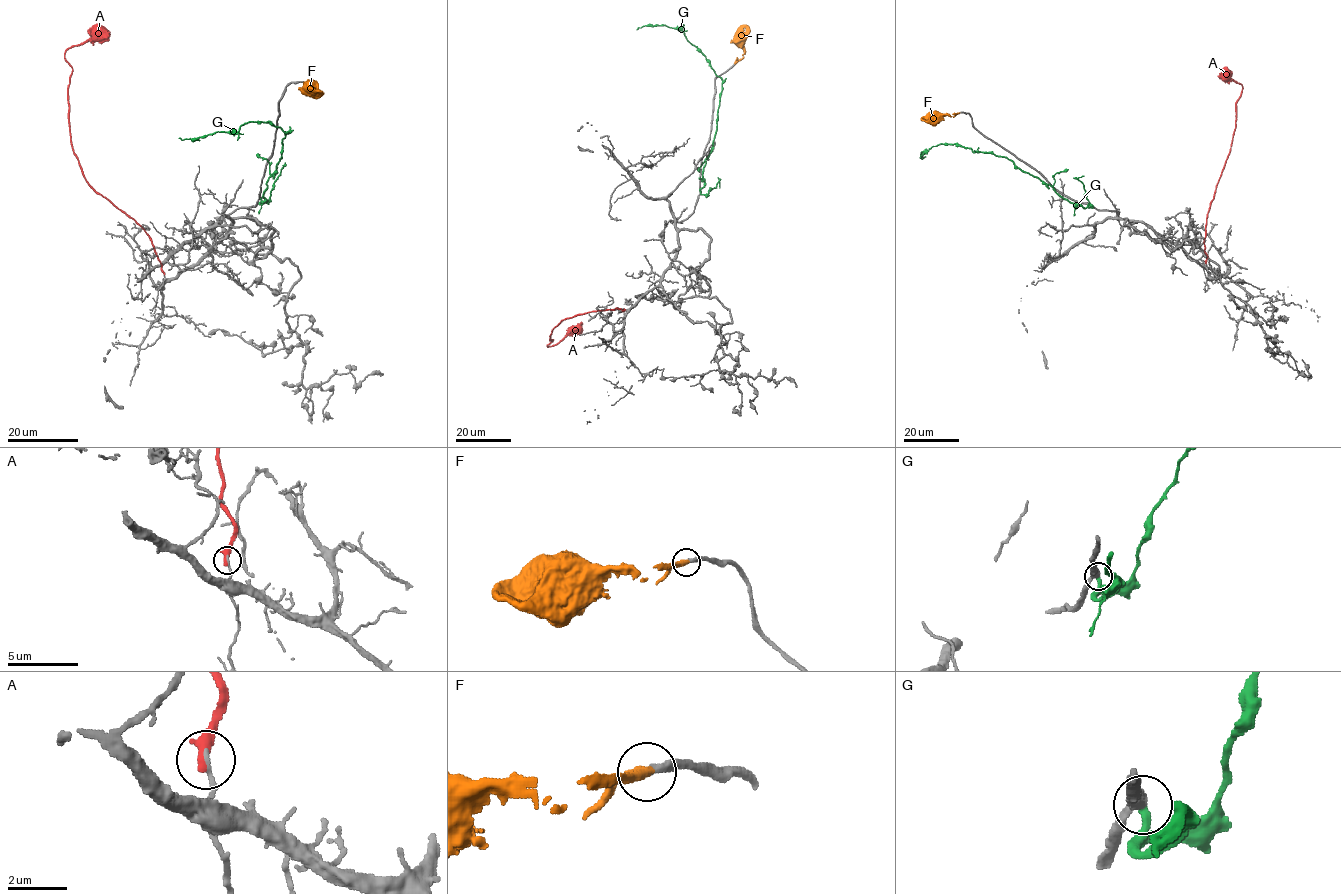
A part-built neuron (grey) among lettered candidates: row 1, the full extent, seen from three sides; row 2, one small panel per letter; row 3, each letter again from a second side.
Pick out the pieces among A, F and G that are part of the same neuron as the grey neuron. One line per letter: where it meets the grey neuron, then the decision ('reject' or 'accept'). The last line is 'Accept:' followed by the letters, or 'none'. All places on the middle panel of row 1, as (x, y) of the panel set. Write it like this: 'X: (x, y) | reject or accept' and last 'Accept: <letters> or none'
A: (625, 310) | reject
F: (735, 63) | accept
G: (700, 192) | reject
Accept: F

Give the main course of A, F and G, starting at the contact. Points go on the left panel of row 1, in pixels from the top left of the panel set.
A: (164, 274), (151, 238), (89, 184), (70, 141), (68, 86), (72, 67), (64, 52), (110, 32)
F: (304, 82), (315, 83), (317, 90)
G: (261, 198), (262, 203), (267, 180), (276, 170), (288, 132), (268, 122), (248, 122), (238, 131), (179, 138)

